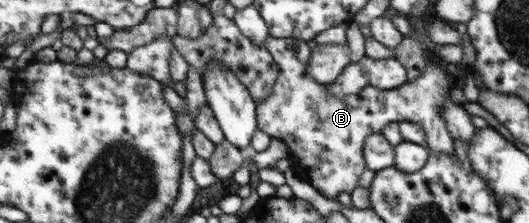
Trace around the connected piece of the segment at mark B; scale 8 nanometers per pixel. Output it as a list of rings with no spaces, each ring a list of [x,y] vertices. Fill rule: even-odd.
[[[269,34],[264,48],[272,55],[275,64],[278,64],[278,78],[273,84],[273,90],[265,100],[258,102],[258,122],[260,130],[286,142],[290,156],[297,156],[297,163],[305,168],[305,174],[309,183],[320,195],[325,198],[337,198],[341,192],[351,193],[359,187],[359,178],[366,169],[365,144],[368,137],[381,133],[391,122],[408,121],[419,124],[426,130],[428,151],[439,151],[439,153],[455,153],[454,138],[448,130],[449,125],[444,119],[445,102],[449,100],[451,92],[451,74],[447,66],[439,62],[438,56],[433,52],[427,53],[425,69],[421,71],[421,77],[391,90],[379,89],[367,85],[358,93],[335,97],[327,91],[327,86],[316,82],[313,76],[309,75],[309,62],[311,51],[305,41],[294,40],[293,38],[272,38]]]

